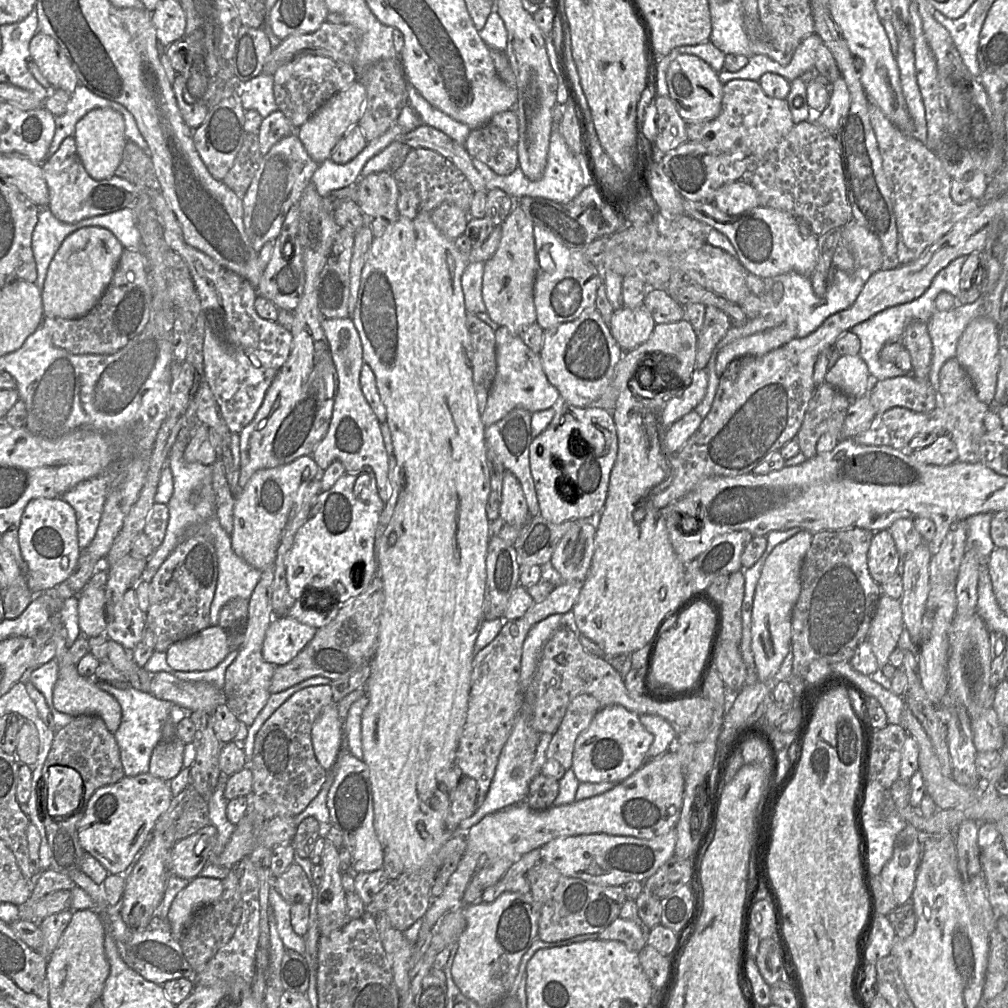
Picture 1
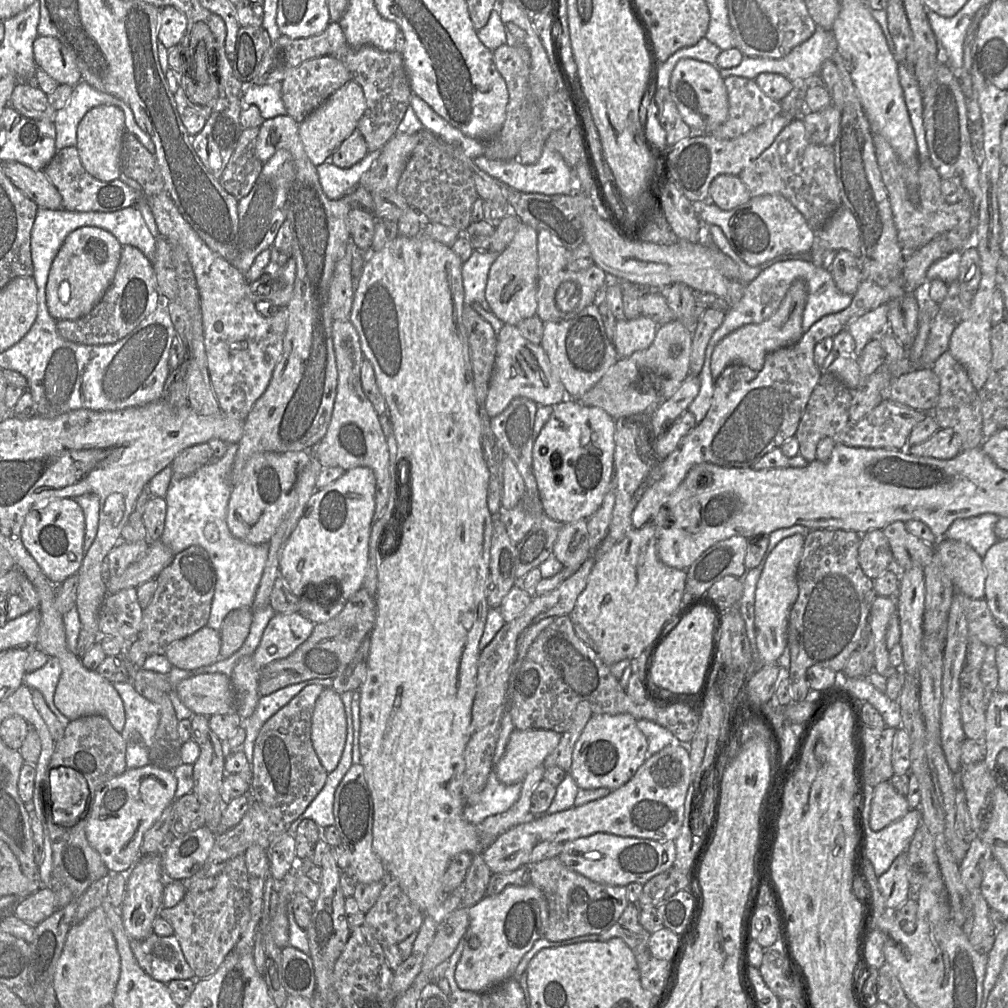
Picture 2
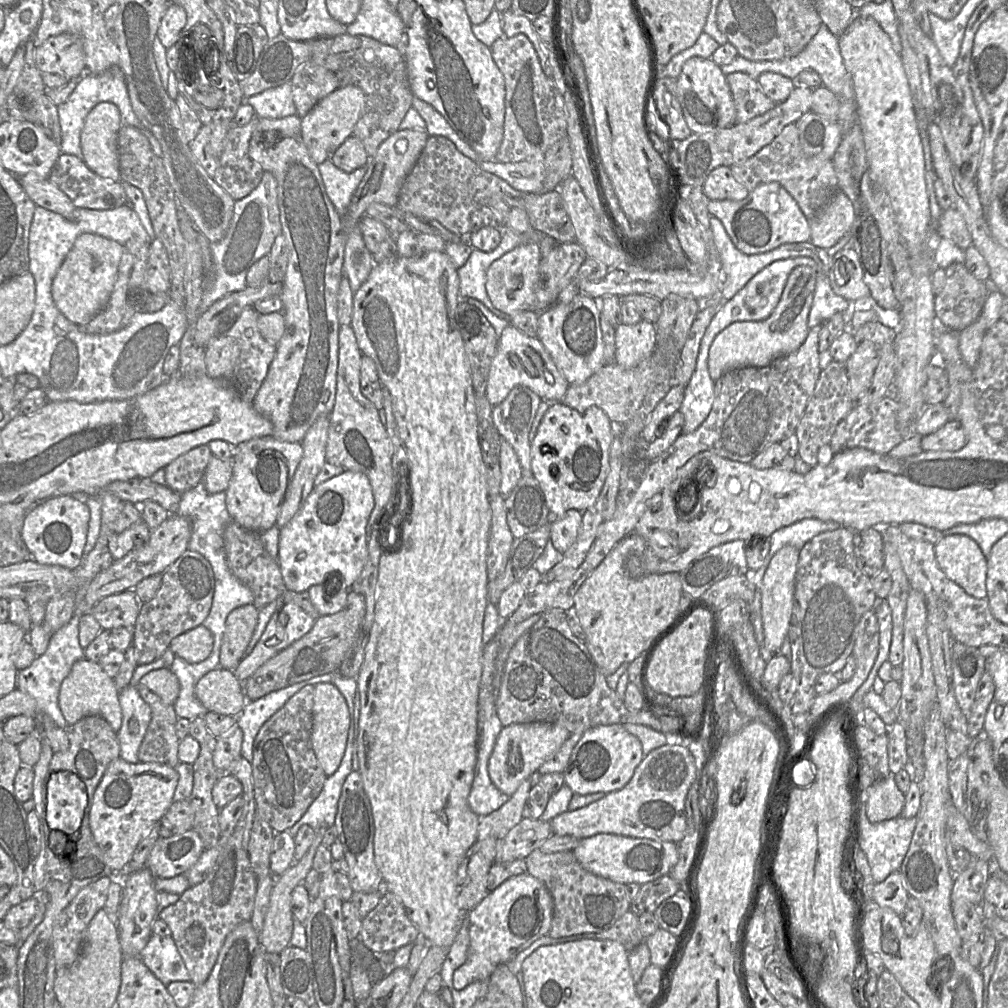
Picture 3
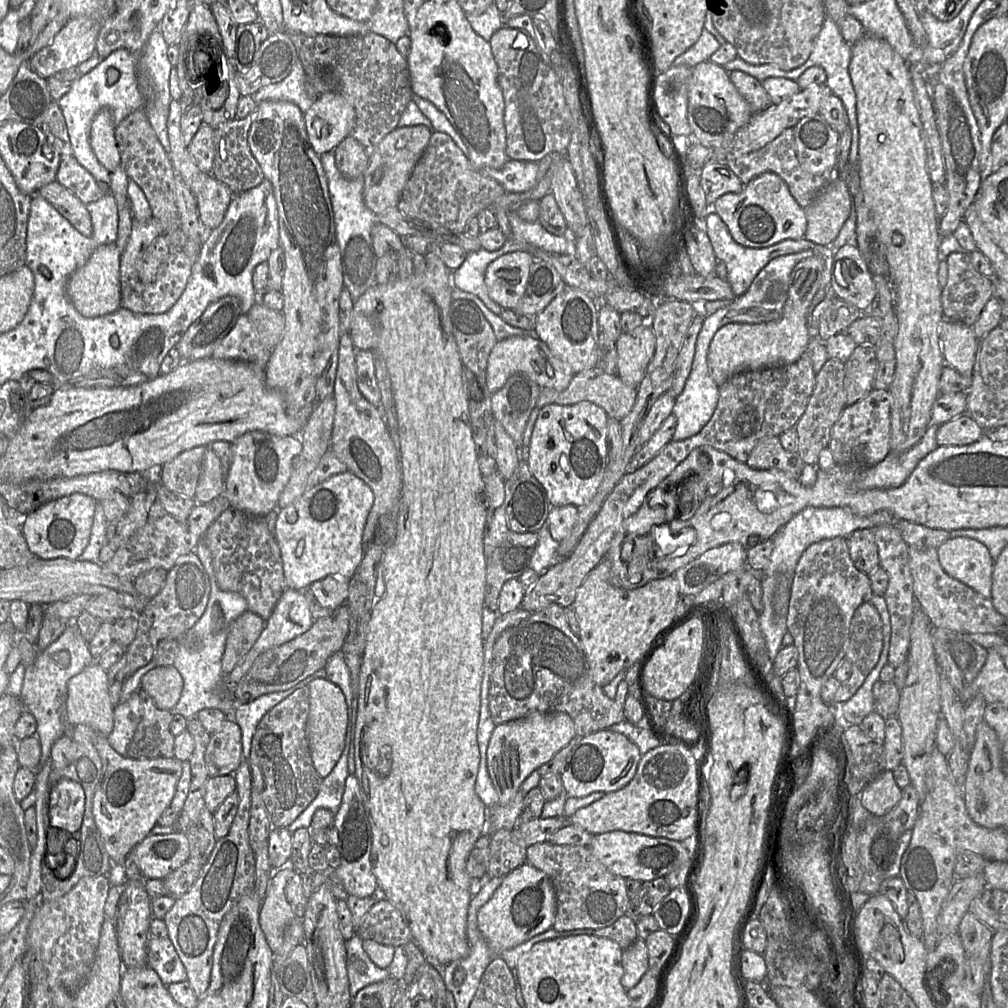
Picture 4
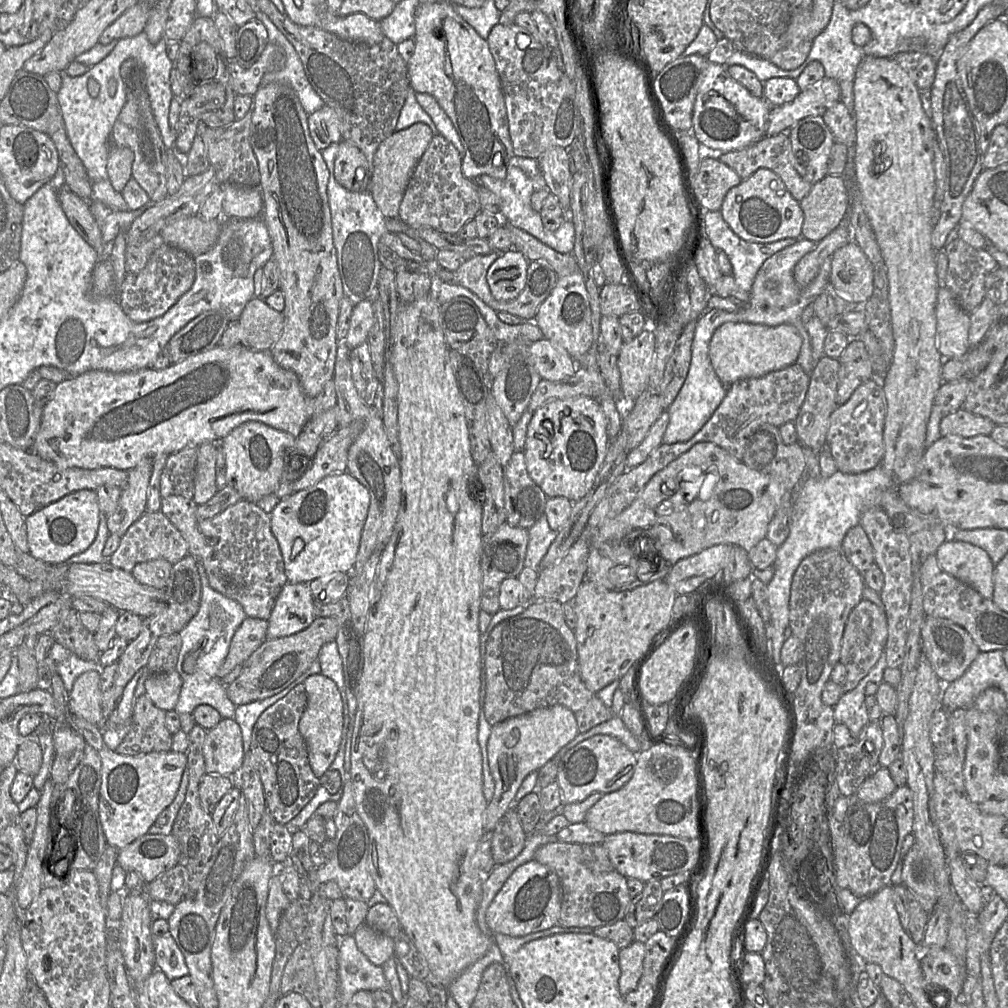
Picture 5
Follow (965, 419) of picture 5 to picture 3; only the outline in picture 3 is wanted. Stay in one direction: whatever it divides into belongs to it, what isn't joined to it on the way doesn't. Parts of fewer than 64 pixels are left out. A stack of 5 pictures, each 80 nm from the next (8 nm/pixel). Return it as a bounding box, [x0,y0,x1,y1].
[922,420,966,451]

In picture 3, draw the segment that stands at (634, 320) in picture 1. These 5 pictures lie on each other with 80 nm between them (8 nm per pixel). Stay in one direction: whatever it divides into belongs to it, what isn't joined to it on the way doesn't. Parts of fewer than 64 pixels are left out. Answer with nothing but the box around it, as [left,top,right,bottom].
[614,320,656,368]

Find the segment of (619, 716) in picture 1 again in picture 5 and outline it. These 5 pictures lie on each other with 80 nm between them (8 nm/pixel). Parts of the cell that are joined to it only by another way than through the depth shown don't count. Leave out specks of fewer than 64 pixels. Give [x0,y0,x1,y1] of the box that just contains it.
[556,735,637,806]

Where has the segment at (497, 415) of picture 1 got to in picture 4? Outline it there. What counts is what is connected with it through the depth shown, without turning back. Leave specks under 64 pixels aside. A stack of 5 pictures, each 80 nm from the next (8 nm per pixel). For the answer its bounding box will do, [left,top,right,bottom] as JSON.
[486,336,574,394]

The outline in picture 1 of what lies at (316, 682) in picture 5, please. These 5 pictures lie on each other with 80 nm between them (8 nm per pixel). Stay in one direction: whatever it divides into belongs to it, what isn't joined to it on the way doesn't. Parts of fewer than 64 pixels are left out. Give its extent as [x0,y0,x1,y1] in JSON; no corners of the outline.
[311,703,343,771]

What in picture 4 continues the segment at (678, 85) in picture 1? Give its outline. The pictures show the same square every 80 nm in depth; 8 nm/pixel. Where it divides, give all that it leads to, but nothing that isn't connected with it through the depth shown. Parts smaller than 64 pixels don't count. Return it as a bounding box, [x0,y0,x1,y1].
[687,60,753,148]

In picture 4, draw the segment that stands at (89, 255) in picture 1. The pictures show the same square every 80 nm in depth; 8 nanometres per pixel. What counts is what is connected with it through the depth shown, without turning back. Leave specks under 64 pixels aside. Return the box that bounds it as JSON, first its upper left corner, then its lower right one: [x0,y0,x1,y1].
[66,243,122,318]

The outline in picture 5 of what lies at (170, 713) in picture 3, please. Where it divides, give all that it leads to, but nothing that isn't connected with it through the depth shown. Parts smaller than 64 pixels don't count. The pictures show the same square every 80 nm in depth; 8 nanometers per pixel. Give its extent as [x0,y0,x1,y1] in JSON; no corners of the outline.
[115,693,172,756]

